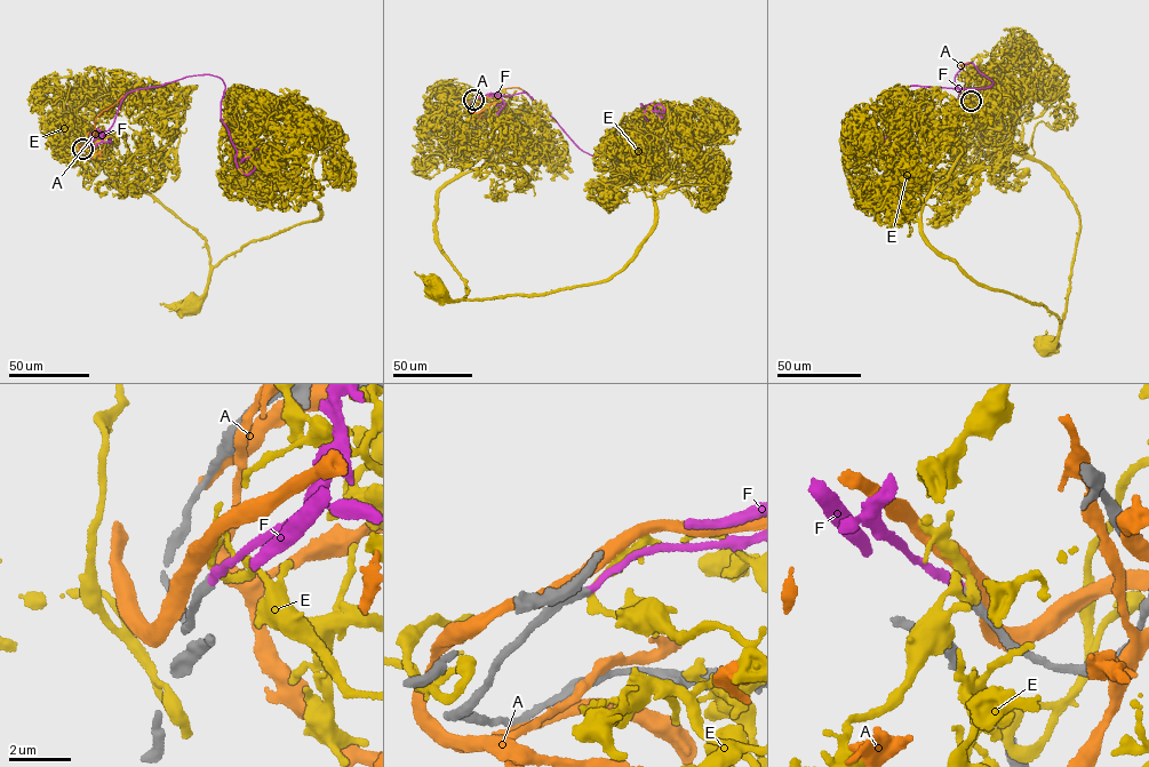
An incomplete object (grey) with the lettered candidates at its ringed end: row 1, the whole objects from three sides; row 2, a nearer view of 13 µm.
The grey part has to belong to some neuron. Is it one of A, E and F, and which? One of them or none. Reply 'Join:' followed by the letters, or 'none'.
Join: F

